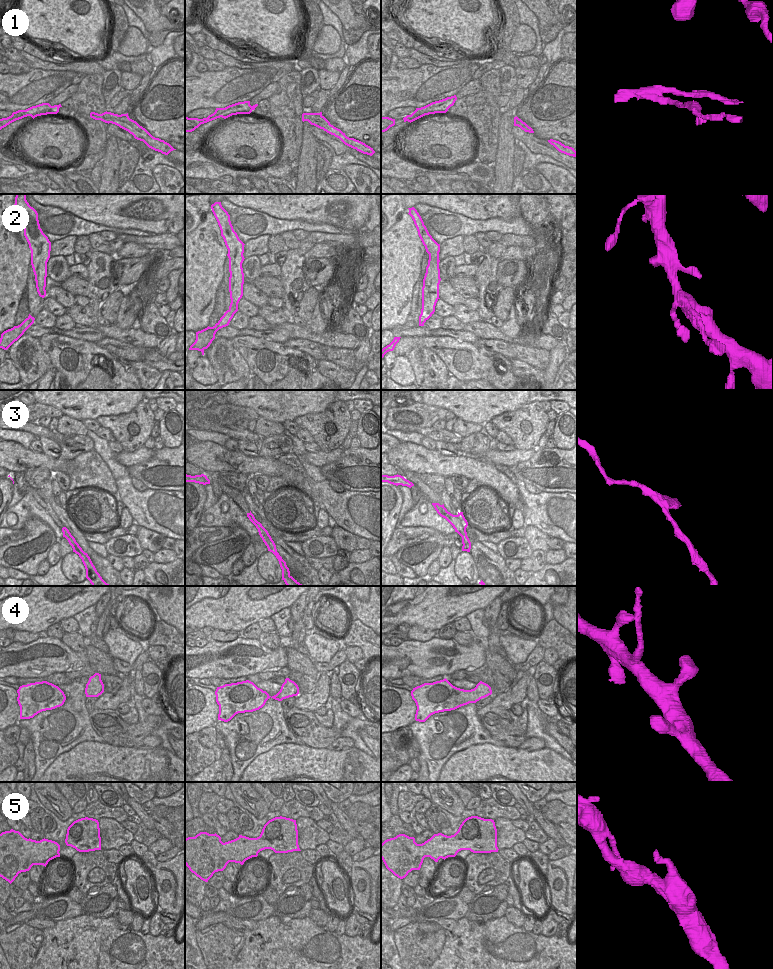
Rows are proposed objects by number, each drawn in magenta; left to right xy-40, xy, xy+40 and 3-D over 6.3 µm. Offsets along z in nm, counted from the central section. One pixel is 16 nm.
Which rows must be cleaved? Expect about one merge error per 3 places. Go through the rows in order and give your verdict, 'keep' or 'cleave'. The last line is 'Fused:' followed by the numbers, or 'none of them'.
1: cleave
2: keep
3: keep
4: keep
5: keep
Fused: 1

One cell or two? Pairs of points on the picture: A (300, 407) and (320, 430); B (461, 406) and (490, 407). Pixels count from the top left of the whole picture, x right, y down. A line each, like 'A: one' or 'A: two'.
A: two
B: one

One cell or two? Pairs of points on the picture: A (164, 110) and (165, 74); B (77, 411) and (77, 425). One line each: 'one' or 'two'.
A: one
B: two

